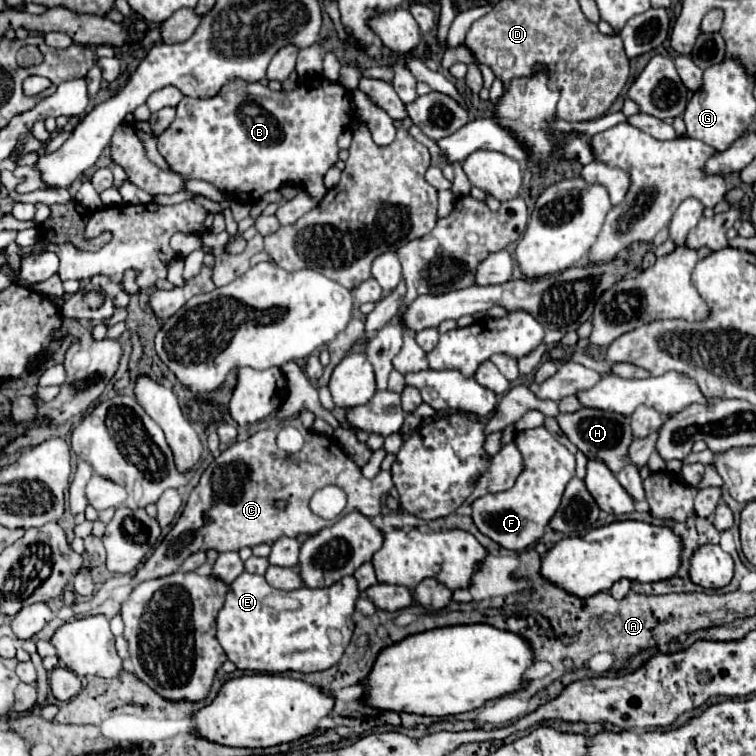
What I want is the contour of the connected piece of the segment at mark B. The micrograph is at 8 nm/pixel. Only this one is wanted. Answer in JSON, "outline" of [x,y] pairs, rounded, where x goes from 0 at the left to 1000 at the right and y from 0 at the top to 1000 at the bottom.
{"outline":[[[430,102],[398,107],[388,120],[358,120],[345,110],[303,107],[279,131],[242,128],[234,139],[231,160],[208,184],[210,202],[229,226],[242,229],[247,237],[276,239],[311,266],[340,269],[348,255],[382,242],[406,250],[417,266],[425,266],[433,255],[427,234],[446,216],[446,184],[462,168],[464,157],[467,149],[462,139],[462,120]]]}

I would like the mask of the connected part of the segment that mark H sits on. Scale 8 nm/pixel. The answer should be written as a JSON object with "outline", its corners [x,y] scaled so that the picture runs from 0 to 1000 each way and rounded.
{"outline":[[[766,541],[761,546],[739,546],[737,549],[737,560],[742,565],[742,570],[753,578],[753,583],[771,597],[779,607],[795,607],[813,628],[821,623],[821,618],[827,615],[827,599],[829,591],[837,583],[837,573],[835,573],[835,562],[829,557],[827,549],[816,549],[816,546],[806,546],[806,544],[795,544],[795,541]]]}

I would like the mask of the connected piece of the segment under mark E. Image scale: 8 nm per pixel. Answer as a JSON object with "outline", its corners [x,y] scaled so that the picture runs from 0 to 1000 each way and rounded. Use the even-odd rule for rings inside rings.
{"outline":[[[319,758],[300,782],[300,790],[295,795],[295,803],[287,813],[287,845],[300,866],[303,874],[313,880],[319,888],[335,888],[335,890],[377,890],[377,888],[396,888],[396,890],[414,890],[414,888],[430,888],[440,882],[456,864],[470,824],[467,824],[467,808],[470,795],[475,790],[472,769],[467,763],[454,763],[438,776],[430,779],[388,779],[388,782],[372,782],[353,774],[348,761],[332,761]],[[372,790],[388,790],[396,795],[393,806],[372,806],[374,792]]]}

